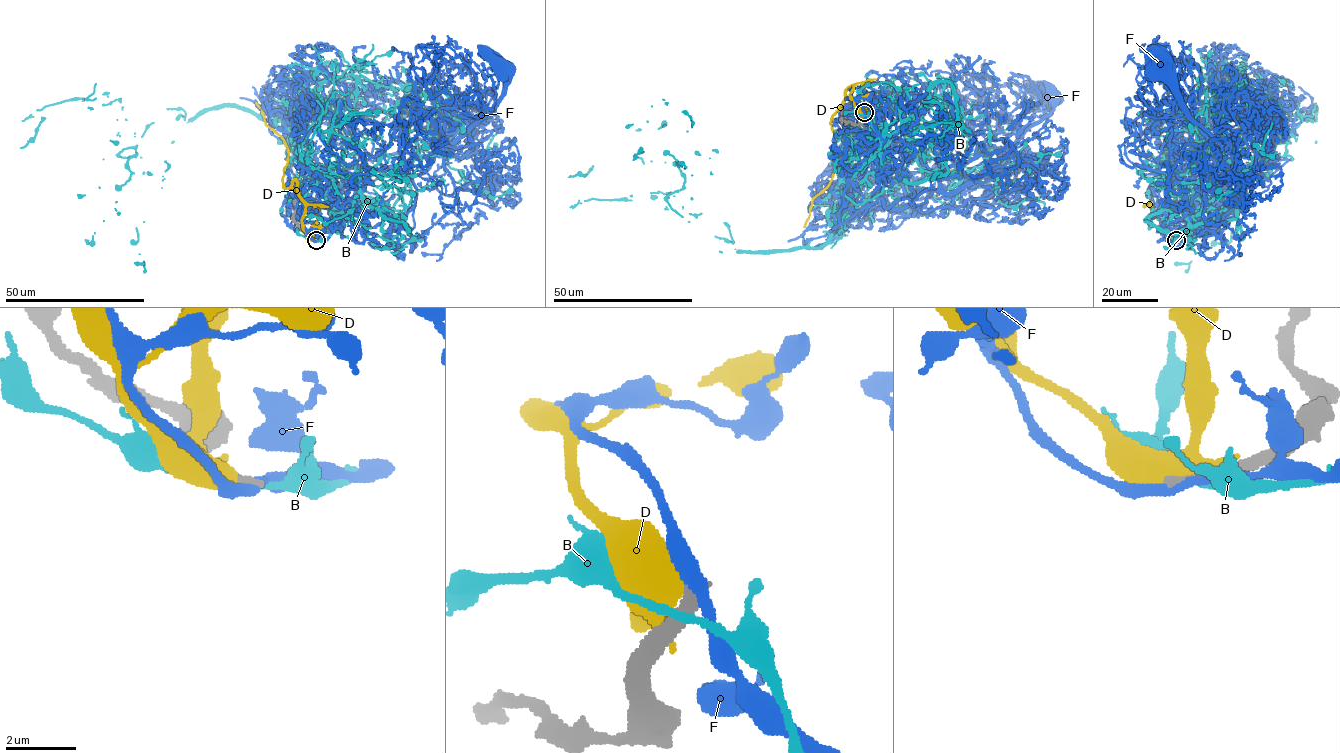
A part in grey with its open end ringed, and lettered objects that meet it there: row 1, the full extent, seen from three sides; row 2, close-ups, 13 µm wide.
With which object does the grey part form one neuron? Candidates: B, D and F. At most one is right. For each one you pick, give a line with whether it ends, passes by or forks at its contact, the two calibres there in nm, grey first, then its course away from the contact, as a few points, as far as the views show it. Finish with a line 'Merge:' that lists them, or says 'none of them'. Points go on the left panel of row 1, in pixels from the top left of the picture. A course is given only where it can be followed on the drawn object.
Merge: none of them

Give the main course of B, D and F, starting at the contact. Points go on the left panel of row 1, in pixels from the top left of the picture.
B: (314, 240), (334, 231), (330, 195), (353, 187), (348, 121), (204, 108), (129, 148), (115, 201), (144, 272)
D: (314, 240), (304, 230), (304, 201), (297, 183), (295, 180), (284, 187), (288, 150), (265, 123), (255, 103)
F: (316, 241), (325, 240), (343, 218), (365, 155), (386, 166), (438, 155), (502, 95), (503, 68)

